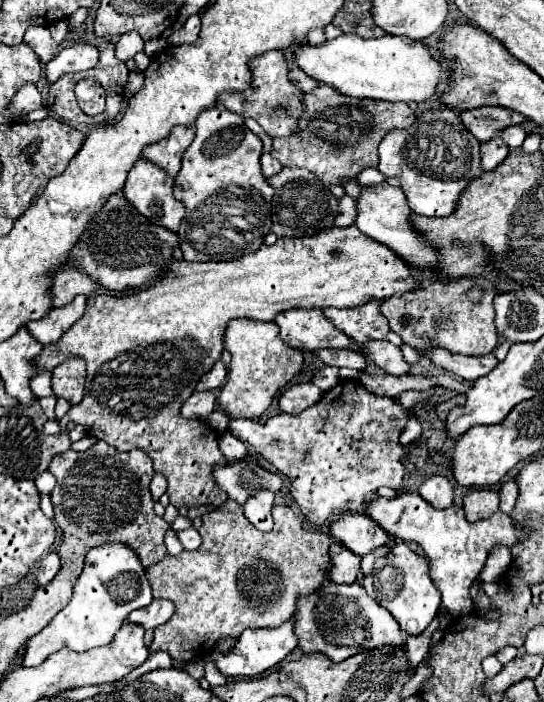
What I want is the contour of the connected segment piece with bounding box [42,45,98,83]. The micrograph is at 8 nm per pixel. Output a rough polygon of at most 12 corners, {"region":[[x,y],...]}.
{"region":[[72,45],[44,65],[44,77],[54,83],[62,73],[92,69],[98,63],[94,45]]}

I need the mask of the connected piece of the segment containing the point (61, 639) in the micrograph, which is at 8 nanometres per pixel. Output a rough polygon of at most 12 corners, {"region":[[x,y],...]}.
{"region":[[90,549],[70,603],[30,637],[22,667],[108,645],[152,603],[136,553]]}

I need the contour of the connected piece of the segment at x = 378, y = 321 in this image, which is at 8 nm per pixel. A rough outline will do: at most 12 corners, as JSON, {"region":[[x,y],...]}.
{"region":[[380,301],[324,315],[356,343],[384,341]]}

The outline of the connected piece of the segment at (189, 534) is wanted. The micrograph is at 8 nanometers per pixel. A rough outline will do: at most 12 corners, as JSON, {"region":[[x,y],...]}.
{"region":[[194,527],[178,531],[186,551],[198,549],[202,539]]}

